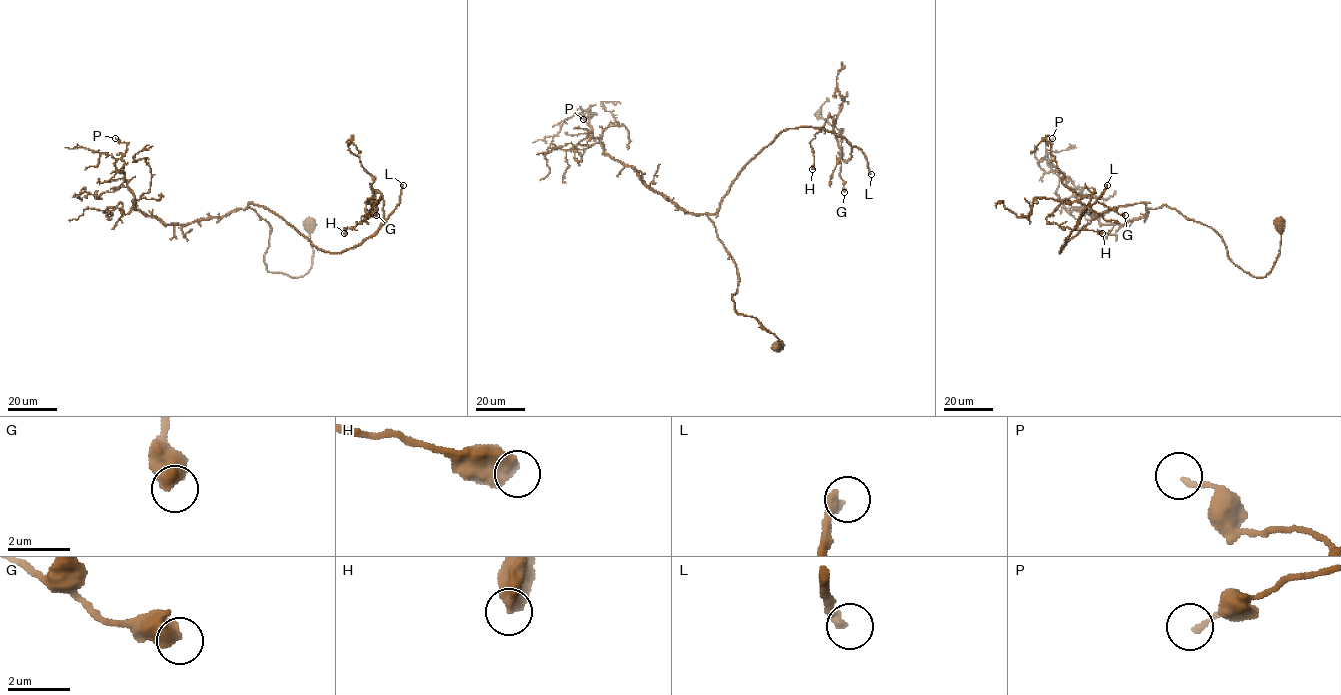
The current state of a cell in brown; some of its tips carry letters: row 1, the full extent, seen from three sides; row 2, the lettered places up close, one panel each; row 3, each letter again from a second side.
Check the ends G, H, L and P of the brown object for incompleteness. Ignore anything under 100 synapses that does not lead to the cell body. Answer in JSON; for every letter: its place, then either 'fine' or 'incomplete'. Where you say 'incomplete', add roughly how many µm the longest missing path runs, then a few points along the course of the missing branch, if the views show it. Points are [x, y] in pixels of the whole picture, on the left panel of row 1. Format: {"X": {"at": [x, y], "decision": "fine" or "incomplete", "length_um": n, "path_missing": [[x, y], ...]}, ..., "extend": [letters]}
{"G": {"at": [376, 215], "decision": "fine"}, "H": {"at": [344, 233], "decision": "fine"}, "L": {"at": [403, 185], "decision": "incomplete", "length_um": 110, "path_missing": [[403, 185], [407, 167], [409, 188], [405, 194], [410, 211], [418, 222], [438, 222], [431, 215]]}, "P": {"at": [115, 138], "decision": "fine"}, "extend": ["L"]}

